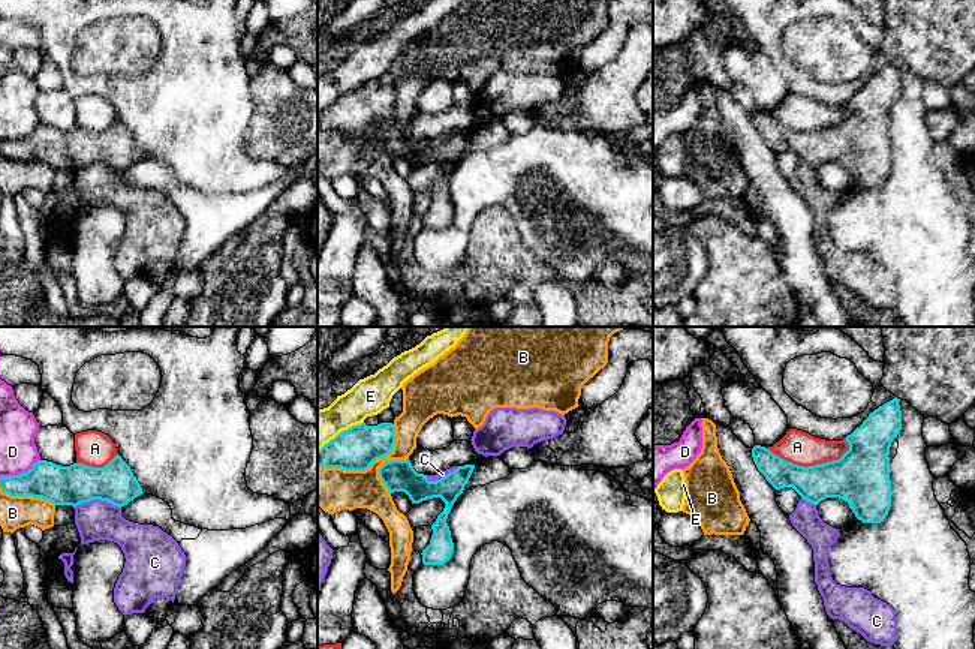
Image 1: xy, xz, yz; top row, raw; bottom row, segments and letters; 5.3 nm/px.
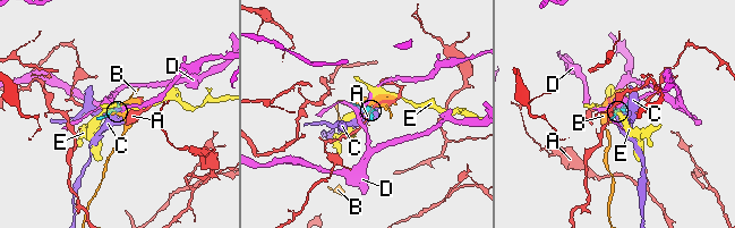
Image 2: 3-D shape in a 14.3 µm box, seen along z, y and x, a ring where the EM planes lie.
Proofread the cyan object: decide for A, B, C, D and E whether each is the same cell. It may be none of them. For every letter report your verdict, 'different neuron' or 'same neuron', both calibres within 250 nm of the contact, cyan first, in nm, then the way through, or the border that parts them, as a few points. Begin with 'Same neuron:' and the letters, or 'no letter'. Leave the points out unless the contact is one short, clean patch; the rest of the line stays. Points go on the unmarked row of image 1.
Same neuron: no letter
A: different neuron; calibres 260 and 180 nm
B: different neuron; calibres 220 and 240 nm
C: different neuron; calibres 220 and 220 nm
D: different neuron; calibres 200 and 200 nm
E: different neuron; calibres 220 and 200 nm; border xz (363, 86), (340, 95), (318, 116)

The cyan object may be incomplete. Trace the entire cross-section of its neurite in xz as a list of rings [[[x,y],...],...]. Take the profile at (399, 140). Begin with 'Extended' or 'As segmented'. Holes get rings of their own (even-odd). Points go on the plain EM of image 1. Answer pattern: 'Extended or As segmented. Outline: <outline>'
As segmented. Outline: [[[389,124],[379,132],[379,142],[389,157],[404,156],[412,168],[427,163],[440,162],[445,166],[443,175],[431,189],[433,199],[430,208],[422,214],[424,229],[442,229],[448,226],[454,217],[451,195],[446,187],[448,178],[463,157],[475,129],[458,130],[446,141],[430,145],[427,139],[418,138],[410,124]]]

